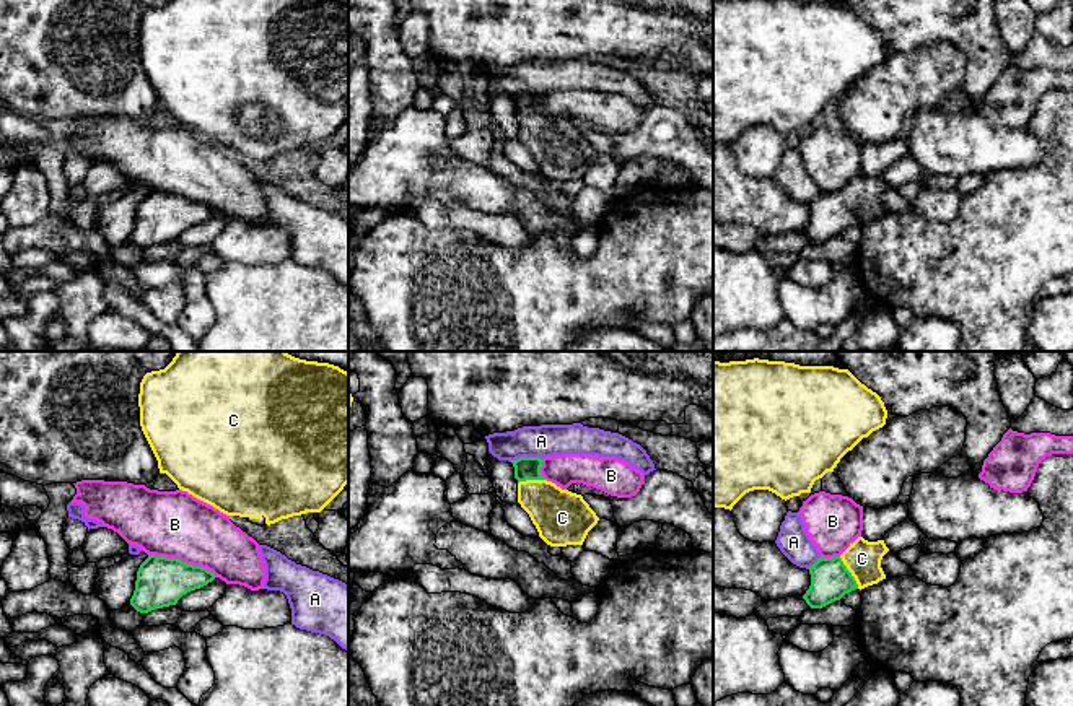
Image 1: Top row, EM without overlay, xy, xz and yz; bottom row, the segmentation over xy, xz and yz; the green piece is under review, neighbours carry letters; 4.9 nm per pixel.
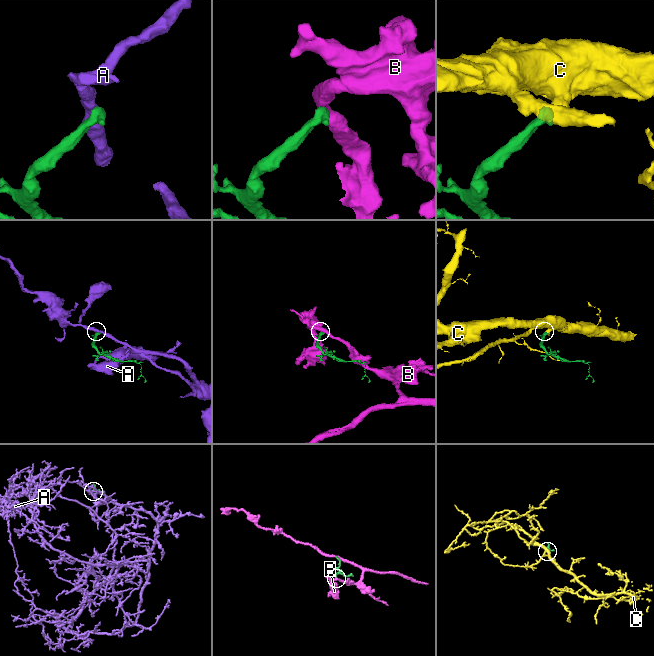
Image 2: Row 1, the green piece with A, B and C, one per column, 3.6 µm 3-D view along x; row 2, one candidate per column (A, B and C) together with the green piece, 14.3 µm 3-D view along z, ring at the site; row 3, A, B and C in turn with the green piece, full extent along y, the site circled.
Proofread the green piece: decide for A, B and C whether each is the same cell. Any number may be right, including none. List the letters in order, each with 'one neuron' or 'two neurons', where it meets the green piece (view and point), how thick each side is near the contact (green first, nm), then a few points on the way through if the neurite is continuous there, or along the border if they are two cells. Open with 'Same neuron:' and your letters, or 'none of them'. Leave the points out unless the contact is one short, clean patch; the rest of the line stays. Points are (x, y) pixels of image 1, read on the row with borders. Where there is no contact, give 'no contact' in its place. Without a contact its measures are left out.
Same neuron: C
A: two neurons | xz (525, 457) | 110/160 nm | along xz (541, 457), (516, 457), (510, 461)
B: two neurons | xy (183, 562) | 240/340 nm | along xy (150, 553), (205, 566), (215, 576)
C: one neuron | yz (850, 573) | 200/180 nm | across yz (831, 579), (850, 573), (862, 558)

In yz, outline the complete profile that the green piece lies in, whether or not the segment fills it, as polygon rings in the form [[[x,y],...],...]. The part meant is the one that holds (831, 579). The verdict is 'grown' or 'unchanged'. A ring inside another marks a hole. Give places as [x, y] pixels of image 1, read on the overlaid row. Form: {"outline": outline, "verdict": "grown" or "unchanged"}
{"outline": [[[858,537],[840,556],[821,556],[809,568],[811,586],[803,599],[811,608],[822,608],[855,589],[878,584],[886,579],[881,560],[887,551],[884,540]]], "verdict": "grown"}

